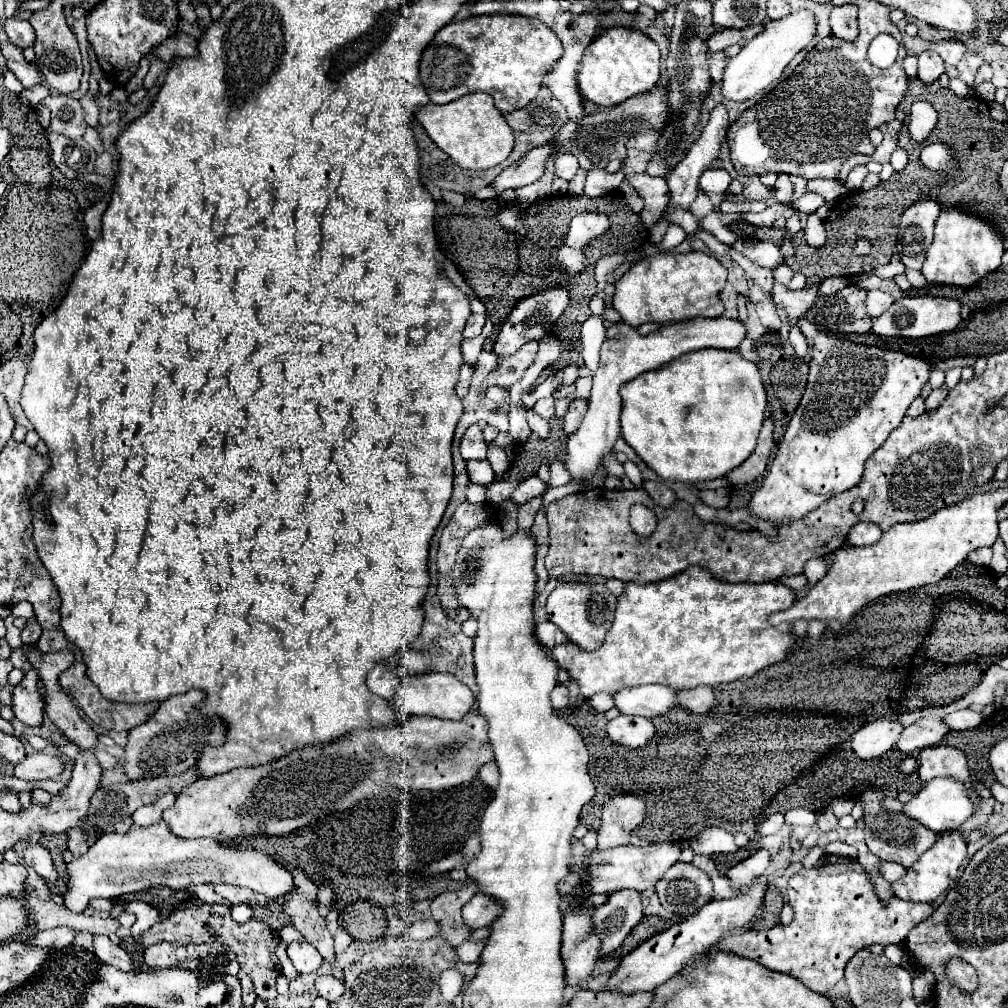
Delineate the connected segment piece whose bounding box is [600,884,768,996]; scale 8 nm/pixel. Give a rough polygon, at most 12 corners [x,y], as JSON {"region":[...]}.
{"region":[[766,884],[648,938],[600,990],[650,992],[758,916]]}

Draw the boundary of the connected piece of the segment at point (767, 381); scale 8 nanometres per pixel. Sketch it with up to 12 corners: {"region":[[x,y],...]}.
{"region":[[778,344],[756,348],[780,440],[806,388],[808,364]]}

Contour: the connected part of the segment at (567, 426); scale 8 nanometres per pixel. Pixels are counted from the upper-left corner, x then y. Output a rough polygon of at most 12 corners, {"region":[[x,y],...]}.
{"region":[[574,400],[564,416],[562,426],[568,436],[578,430],[586,404]]}

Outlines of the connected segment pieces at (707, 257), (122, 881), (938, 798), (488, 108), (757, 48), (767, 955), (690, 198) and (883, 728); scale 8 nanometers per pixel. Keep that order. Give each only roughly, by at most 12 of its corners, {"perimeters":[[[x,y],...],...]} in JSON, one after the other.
{"perimeters":[[[654,254],[616,282],[622,322],[724,312],[712,254]],[[164,820],[102,834],[68,864],[64,908],[152,886],[236,884],[282,900],[260,850],[180,838]],[[934,778],[904,814],[940,834],[972,816],[962,780]],[[492,96],[420,106],[416,120],[466,170],[494,168],[514,148]],[[798,10],[768,22],[730,64],[724,98],[744,102],[780,78],[816,36]],[[824,854],[790,878],[788,926],[720,950],[816,994],[870,944],[900,944],[930,904],[882,906],[862,866]],[[722,104],[686,158],[672,170],[670,202],[690,208],[698,178],[716,160],[728,132]],[[898,718],[872,720],[852,734],[864,760],[894,748],[904,726]]]}

